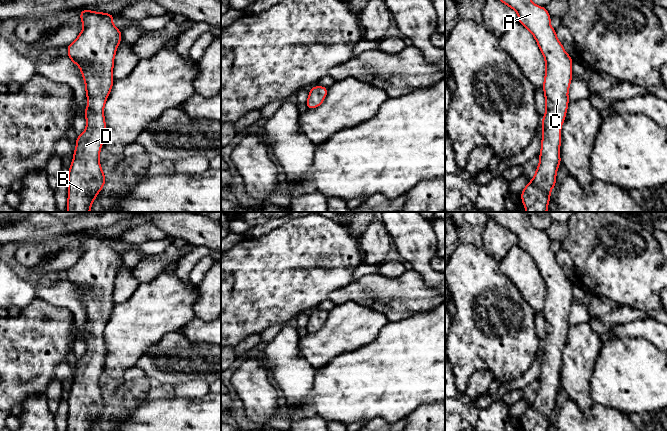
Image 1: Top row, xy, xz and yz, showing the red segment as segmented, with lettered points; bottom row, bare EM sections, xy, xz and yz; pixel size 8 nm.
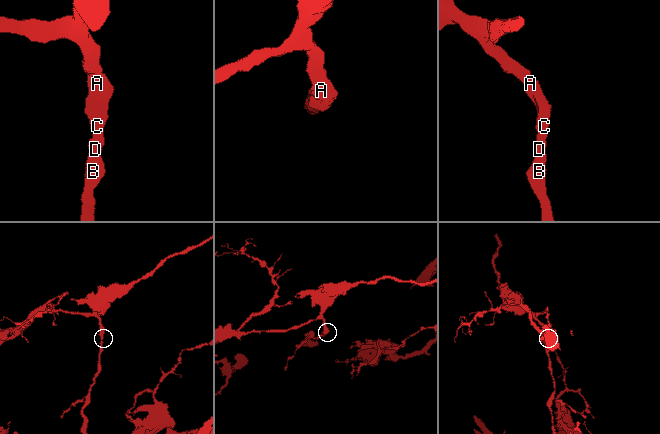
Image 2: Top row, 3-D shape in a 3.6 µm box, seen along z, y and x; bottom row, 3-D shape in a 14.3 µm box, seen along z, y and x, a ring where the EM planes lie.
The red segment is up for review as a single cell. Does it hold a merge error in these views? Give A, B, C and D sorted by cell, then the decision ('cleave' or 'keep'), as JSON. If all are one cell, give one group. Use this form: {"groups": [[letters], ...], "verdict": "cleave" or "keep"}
{"groups": [["A", "B", "C", "D"]], "verdict": "keep"}

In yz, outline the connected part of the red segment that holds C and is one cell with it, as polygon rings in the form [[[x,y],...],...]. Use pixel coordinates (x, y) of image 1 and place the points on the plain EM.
[[[484,212],[488,219],[494,219],[502,227],[514,233],[518,245],[536,263],[545,283],[543,315],[545,319],[545,340],[543,349],[540,387],[533,403],[522,415],[524,431],[548,431],[550,417],[556,409],[556,398],[560,383],[561,349],[568,333],[568,314],[572,299],[573,282],[569,280],[551,251],[551,240],[546,231],[532,226],[524,212]]]

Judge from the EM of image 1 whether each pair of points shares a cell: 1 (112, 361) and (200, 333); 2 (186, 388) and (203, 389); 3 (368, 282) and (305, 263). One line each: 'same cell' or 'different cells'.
1: different cells
2: same cell
3: different cells

